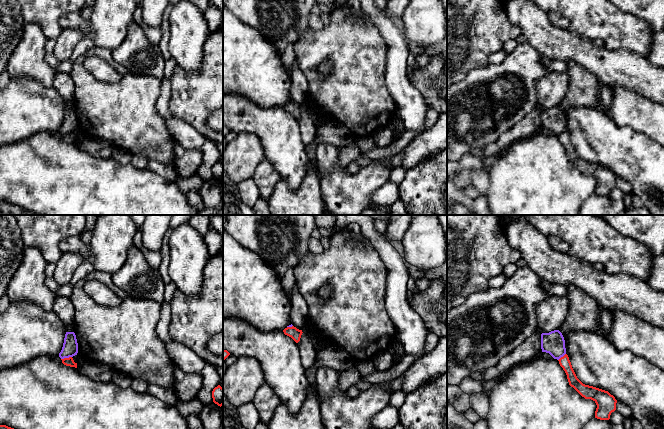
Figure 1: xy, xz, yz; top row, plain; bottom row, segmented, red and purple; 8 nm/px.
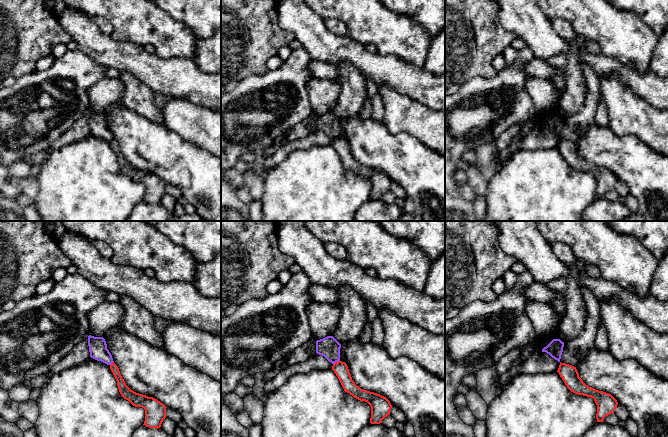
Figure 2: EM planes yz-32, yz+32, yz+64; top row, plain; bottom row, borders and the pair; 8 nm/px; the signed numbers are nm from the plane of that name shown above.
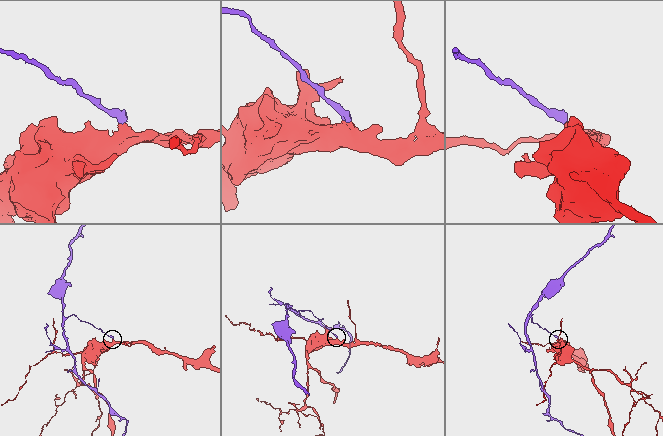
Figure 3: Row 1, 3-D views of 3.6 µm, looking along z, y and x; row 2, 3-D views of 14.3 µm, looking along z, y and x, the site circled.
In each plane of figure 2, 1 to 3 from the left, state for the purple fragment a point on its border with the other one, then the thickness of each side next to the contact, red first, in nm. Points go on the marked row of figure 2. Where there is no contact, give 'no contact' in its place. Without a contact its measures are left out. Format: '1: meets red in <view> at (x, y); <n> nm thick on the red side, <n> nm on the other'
1: meets red in yz-32 at (112, 363); 90 nm thick on the red side, 150 nm on the other
2: meets red in yz+32 at (336, 362); 120 nm thick on the red side, 170 nm on the other
3: no contact

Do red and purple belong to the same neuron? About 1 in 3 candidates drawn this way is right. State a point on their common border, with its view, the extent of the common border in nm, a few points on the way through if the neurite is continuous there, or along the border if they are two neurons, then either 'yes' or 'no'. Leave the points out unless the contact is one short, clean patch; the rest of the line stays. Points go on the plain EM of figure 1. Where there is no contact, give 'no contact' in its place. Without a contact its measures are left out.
meets red in xy at (66, 134); contact 90 nm long; border along xy (71, 132), (61, 135); no

